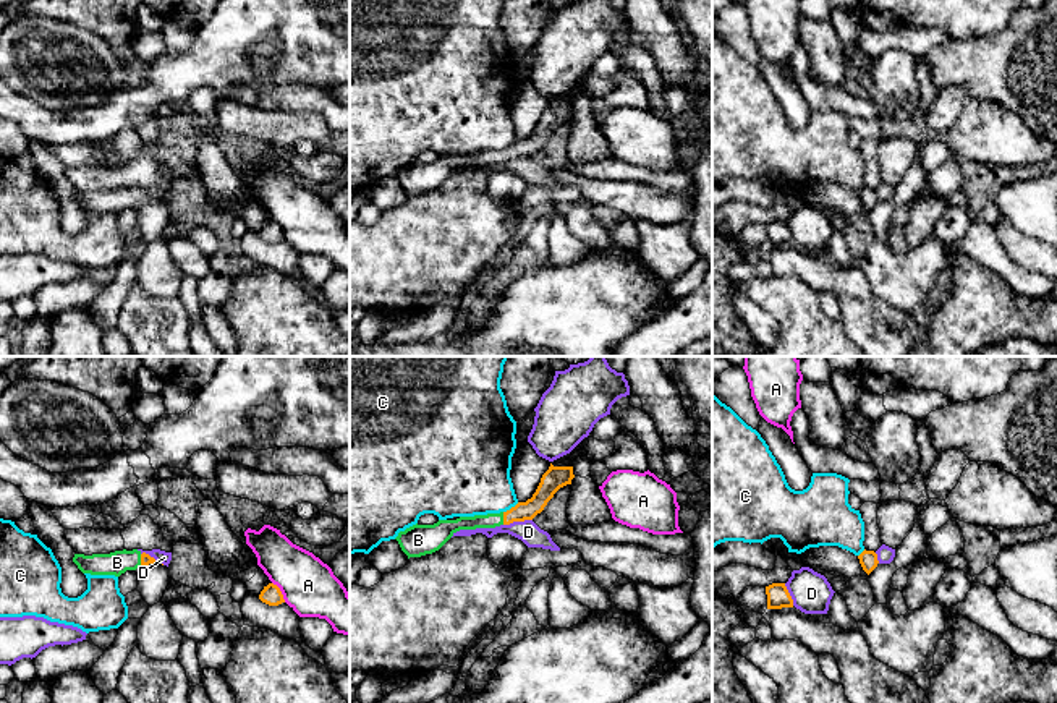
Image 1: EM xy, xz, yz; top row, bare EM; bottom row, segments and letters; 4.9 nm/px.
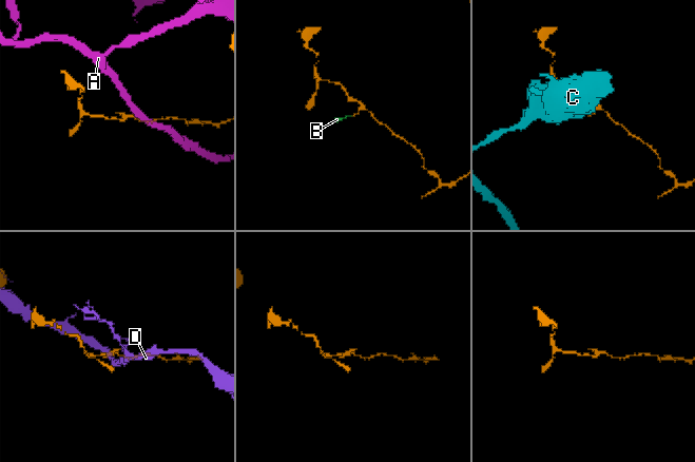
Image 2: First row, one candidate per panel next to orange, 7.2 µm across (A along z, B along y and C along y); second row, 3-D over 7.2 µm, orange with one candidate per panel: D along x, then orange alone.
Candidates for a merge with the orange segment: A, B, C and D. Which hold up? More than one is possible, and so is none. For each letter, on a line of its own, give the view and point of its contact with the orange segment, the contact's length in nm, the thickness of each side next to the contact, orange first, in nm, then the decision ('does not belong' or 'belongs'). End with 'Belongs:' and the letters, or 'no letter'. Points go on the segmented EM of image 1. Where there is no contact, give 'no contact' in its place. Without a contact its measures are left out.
A: xy (280, 592) | 120 nm | 100/280 nm | does not belong
B: xz (504, 519) | 60 nm | 100/80 nm | belongs
C: xz (512, 507) | 90 nm | 110/360 nm | does not belong
D: xz (517, 520) | 150 nm | 100/110 nm | does not belong
Belongs: B

